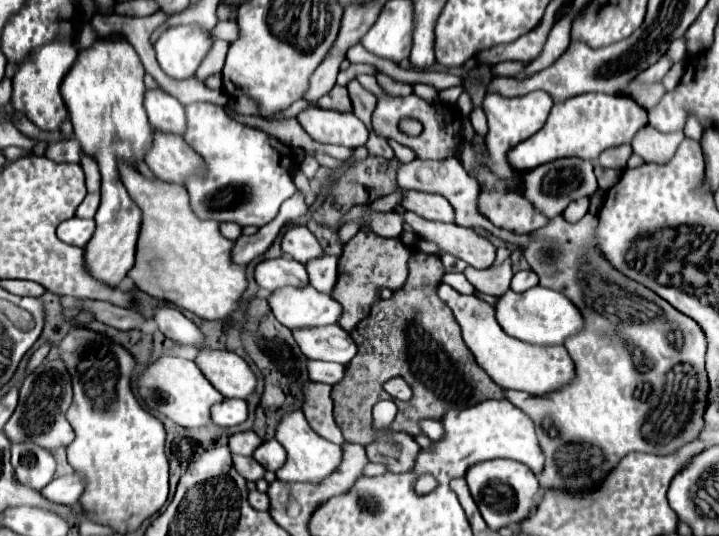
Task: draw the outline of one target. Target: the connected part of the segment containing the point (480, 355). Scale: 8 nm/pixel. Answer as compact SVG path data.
M440 284L438 296L454 312L454 318L462 330L462 340L472 350L478 366L486 370L486 374L500 388L512 388L534 396L542 396L546 392L558 390L560 386L568 384L570 378L574 378L572 358L568 356L564 346L538 346L510 338L496 322L494 308L488 302L478 300L476 296L464 296L454 288L450 288L448 284Z

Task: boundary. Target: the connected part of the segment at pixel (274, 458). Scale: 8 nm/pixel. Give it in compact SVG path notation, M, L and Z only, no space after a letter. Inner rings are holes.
M264 440L252 454L254 460L258 460L266 470L276 472L286 462L286 452L276 440Z

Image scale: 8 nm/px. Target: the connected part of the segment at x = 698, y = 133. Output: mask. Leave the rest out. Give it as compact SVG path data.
M694 116L686 118L684 134L686 134L686 138L692 138L692 140L700 140L702 138L702 126L700 126L700 122Z

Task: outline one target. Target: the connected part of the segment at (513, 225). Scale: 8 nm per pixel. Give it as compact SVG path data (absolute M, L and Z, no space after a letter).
M518 188L482 190L478 196L478 210L494 226L514 234L530 234L548 224L548 218L538 212Z

